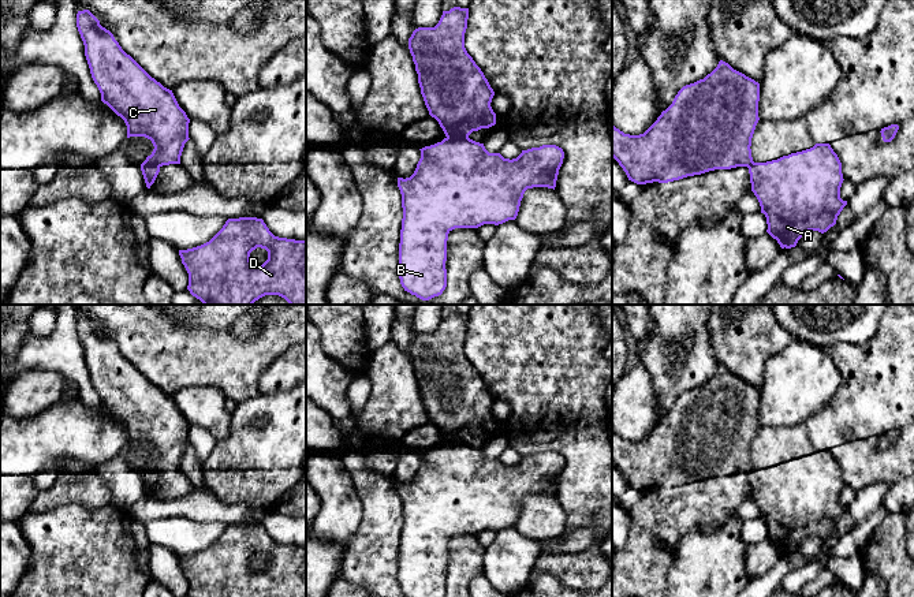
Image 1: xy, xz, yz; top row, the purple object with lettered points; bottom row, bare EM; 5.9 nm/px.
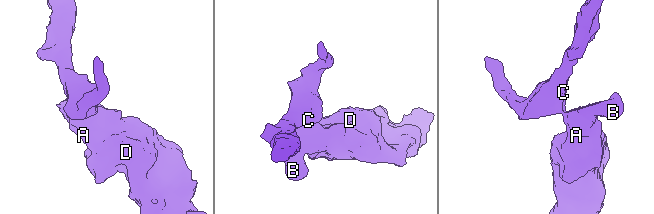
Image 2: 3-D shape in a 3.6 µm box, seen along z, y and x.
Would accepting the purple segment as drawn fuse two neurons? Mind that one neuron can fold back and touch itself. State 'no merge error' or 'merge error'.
merge error

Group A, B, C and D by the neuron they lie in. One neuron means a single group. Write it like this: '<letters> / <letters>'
A B D / C

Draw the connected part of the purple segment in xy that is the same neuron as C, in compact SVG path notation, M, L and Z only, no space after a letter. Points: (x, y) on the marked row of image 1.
M89 10L78 11L77 27L101 101L124 120L127 138L145 137L154 146L141 165L180 164L190 119L172 90L127 55Z

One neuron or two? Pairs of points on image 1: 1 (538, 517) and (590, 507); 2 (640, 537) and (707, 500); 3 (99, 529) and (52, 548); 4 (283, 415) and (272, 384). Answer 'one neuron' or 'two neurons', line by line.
1: two neurons
2: one neuron
3: one neuron
4: two neurons

